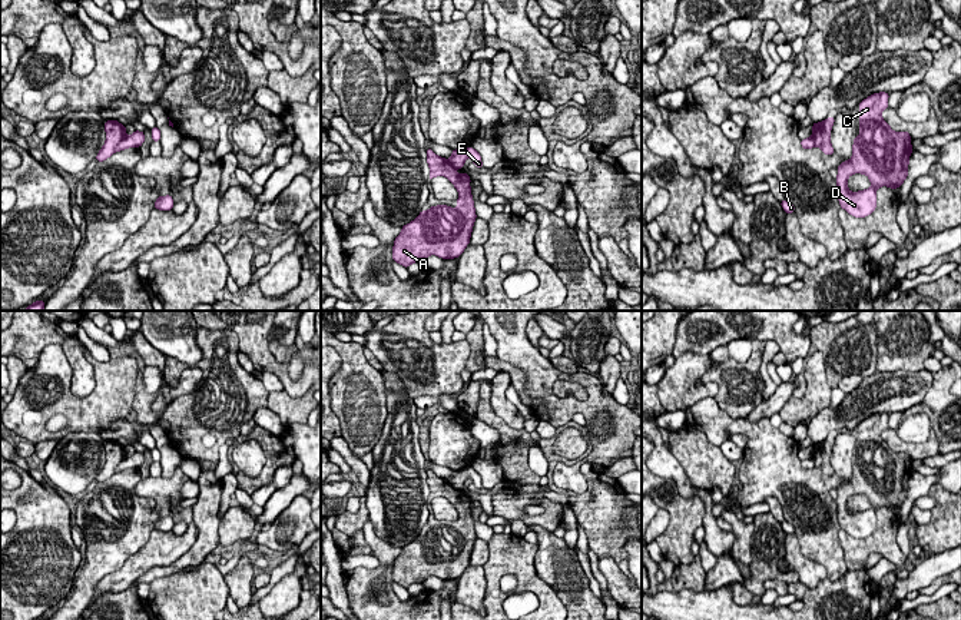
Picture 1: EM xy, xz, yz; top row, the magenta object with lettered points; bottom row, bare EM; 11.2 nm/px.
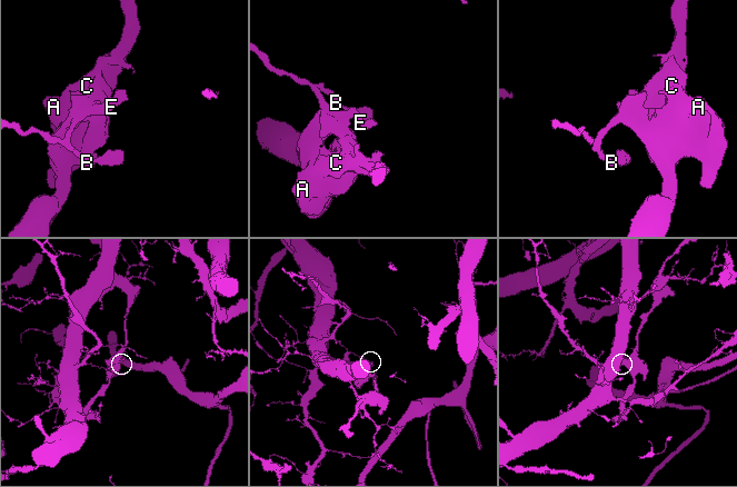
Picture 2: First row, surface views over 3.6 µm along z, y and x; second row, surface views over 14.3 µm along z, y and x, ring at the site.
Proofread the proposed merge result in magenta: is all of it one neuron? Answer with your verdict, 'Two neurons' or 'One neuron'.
Two neurons

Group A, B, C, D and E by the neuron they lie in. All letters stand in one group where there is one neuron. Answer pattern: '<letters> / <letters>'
A C D / B E

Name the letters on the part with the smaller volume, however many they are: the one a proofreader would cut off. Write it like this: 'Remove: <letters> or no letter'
Remove: A, C, D

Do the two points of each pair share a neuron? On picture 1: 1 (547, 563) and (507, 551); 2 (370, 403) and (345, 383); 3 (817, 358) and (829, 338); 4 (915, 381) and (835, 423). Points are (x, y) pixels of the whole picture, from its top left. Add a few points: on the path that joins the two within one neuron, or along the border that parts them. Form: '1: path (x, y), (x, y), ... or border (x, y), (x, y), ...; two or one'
1: border (536, 544), (534, 570), (552, 587); two
2: path (364, 401), (351, 388); one
3: border (815, 351), (824, 355), (825, 374), (829, 384); two
4: path (895, 391), (877, 393), (855, 407); one

